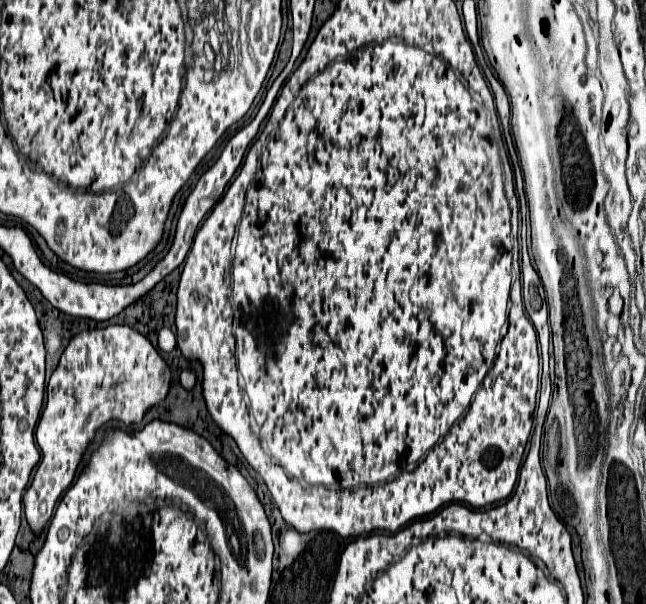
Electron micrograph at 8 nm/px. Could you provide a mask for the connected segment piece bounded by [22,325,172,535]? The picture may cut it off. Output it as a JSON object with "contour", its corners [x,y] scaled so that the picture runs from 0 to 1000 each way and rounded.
{"contour":[[[201,538],[139,545],[108,561],[74,631],[74,644],[70,642],[62,700],[53,707],[65,763],[34,828],[39,856],[53,886],[62,886],[77,863],[90,826],[108,806],[152,707],[161,707],[167,697],[214,704],[226,680],[260,654],[263,627],[266,618],[260,601],[229,558]]]}

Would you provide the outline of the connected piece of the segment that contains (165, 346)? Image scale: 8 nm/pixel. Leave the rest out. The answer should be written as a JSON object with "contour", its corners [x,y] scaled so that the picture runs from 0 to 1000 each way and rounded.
{"contour":[[[251,543],[245,551],[245,578],[251,583],[265,583],[274,573],[272,555],[262,543]]]}

